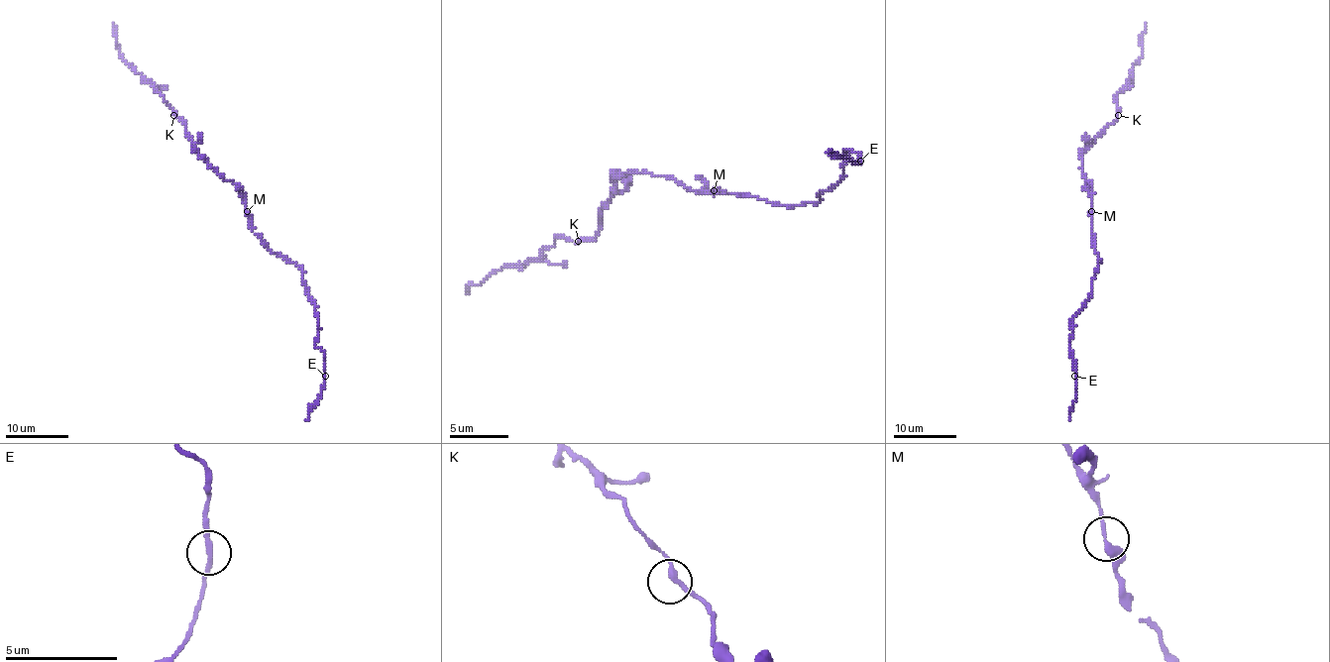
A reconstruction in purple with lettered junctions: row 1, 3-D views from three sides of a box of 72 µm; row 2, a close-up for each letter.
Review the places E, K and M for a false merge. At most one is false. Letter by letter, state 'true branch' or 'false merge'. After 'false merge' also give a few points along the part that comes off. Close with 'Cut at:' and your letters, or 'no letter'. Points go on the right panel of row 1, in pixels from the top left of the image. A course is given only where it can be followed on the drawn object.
E: false merge; course (1075, 376), (1075, 398), (1070, 419)
K: true branch
M: true branch
Cut at: E

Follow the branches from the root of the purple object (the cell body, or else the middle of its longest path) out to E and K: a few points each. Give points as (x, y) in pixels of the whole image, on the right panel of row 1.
E: (1091, 211), (1092, 243), (1099, 264), (1089, 298), (1072, 320), (1069, 349), (1075, 376)
K: (1091, 211), (1092, 190), (1083, 175), (1081, 153), (1118, 115)

